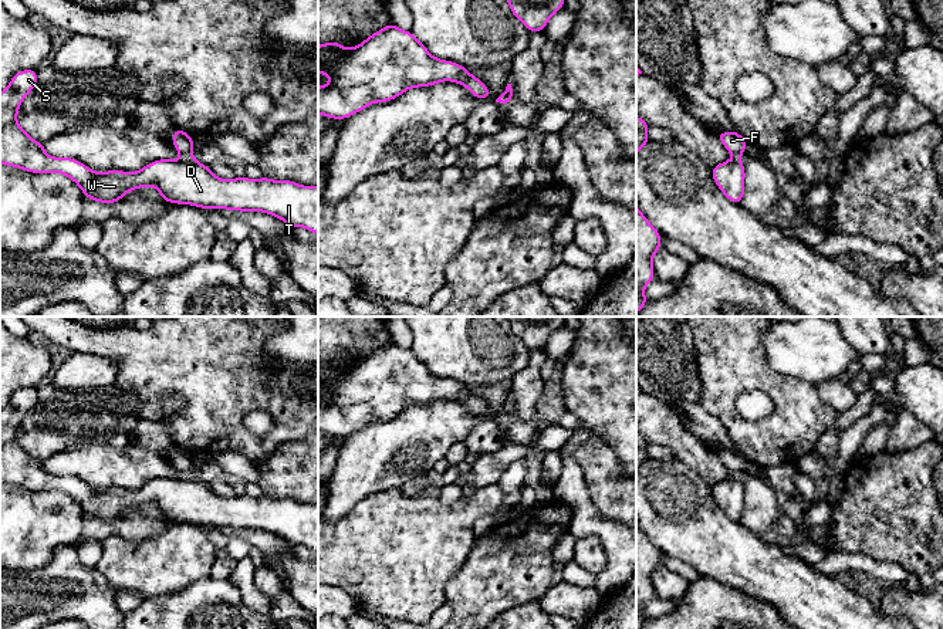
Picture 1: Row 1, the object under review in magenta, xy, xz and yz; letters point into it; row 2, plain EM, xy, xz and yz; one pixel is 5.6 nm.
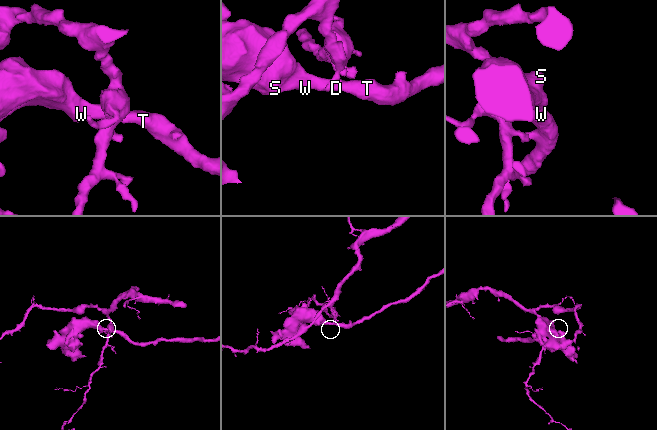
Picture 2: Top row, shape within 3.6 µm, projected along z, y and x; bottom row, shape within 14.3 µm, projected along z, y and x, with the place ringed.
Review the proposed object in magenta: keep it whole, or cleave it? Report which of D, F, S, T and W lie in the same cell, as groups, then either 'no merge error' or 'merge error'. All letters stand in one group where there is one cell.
D S T W / F; merge error

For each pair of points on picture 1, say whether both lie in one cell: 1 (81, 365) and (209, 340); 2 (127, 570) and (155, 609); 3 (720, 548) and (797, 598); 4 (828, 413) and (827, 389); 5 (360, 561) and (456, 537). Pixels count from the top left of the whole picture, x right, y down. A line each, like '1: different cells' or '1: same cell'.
1: different cells
2: different cells
3: same cell
4: different cells
5: same cell

